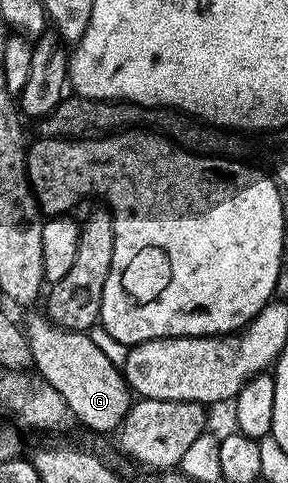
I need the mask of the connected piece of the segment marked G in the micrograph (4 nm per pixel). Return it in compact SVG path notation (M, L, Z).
M45 314L30 315L24 322L25 335L28 345L31 347L34 358L33 370L42 376L42 380L52 385L56 393L66 403L66 410L71 416L74 415L86 427L91 427L94 431L117 432L119 425L124 421L124 417L130 411L132 402L132 392L126 386L126 376L96 345L96 341L85 331L69 331L63 327L58 327L51 319L47 319Z

